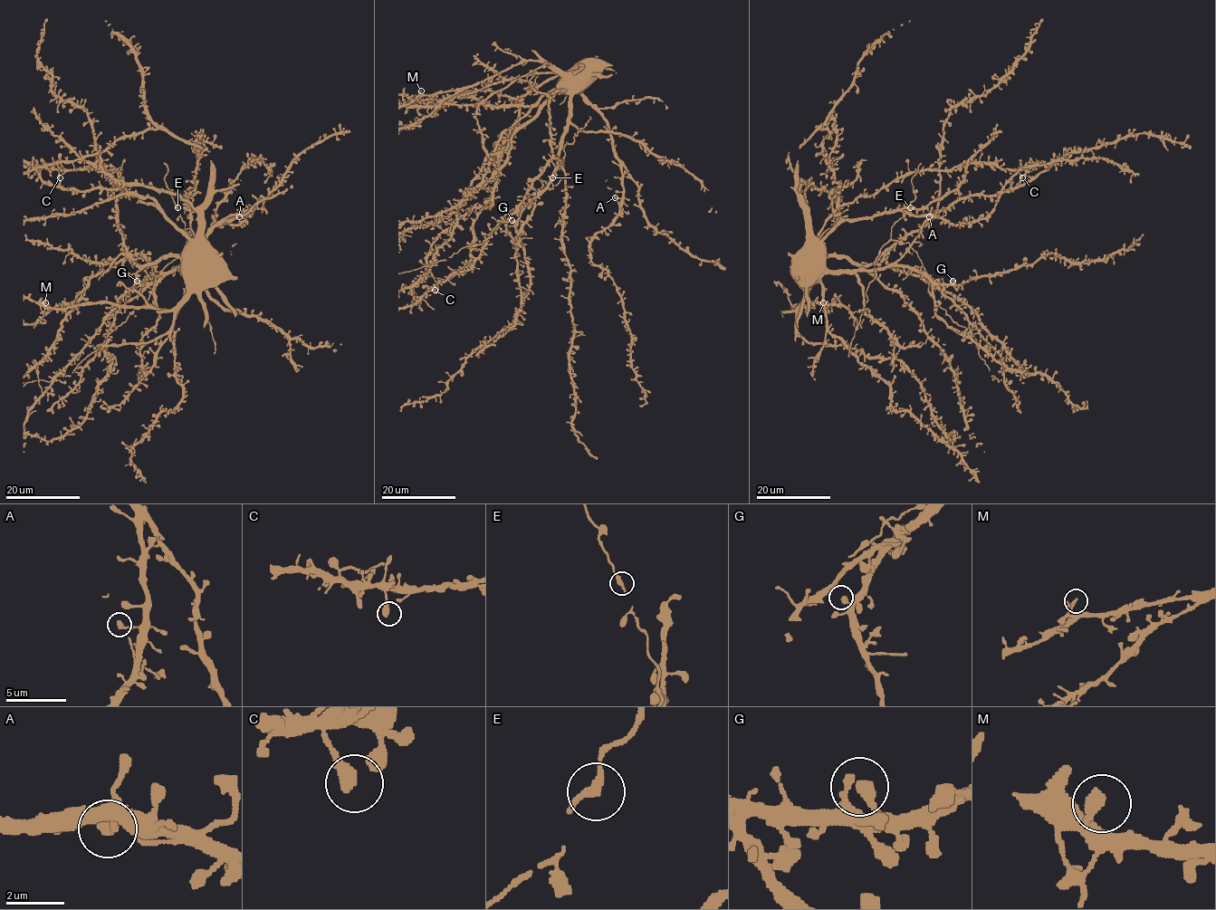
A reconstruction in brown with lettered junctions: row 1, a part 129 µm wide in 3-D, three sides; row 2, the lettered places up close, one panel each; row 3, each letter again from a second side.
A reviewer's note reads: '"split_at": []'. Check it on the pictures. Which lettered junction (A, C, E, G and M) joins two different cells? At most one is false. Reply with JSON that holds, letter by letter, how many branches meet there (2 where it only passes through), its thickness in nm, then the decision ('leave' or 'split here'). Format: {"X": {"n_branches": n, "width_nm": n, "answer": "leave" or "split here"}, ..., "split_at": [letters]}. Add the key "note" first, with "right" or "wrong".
{"note": "right", "A": {"n_branches": 1, "width_nm": 440, "answer": "leave"}, "C": {"n_branches": 1, "width_nm": 480, "answer": "leave"}, "E": {"n_branches": 1, "width_nm": 400, "answer": "leave"}, "G": {"n_branches": 1, "width_nm": 400, "answer": "leave"}, "M": {"n_branches": 1, "width_nm": 420, "answer": "leave"}, "split_at": []}

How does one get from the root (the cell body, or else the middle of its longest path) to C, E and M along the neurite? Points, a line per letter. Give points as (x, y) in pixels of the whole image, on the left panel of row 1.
C: (197, 266), (197, 248), (155, 206), (125, 196), (117, 186), (117, 170), (91, 164), (61, 169), (60, 177)
E: (197, 266), (195, 270), (185, 267), (189, 253), (188, 233), (177, 207)
M: (197, 266), (197, 278), (186, 295), (168, 310), (120, 307), (107, 302), (46, 308), (43, 305), (45, 302)

